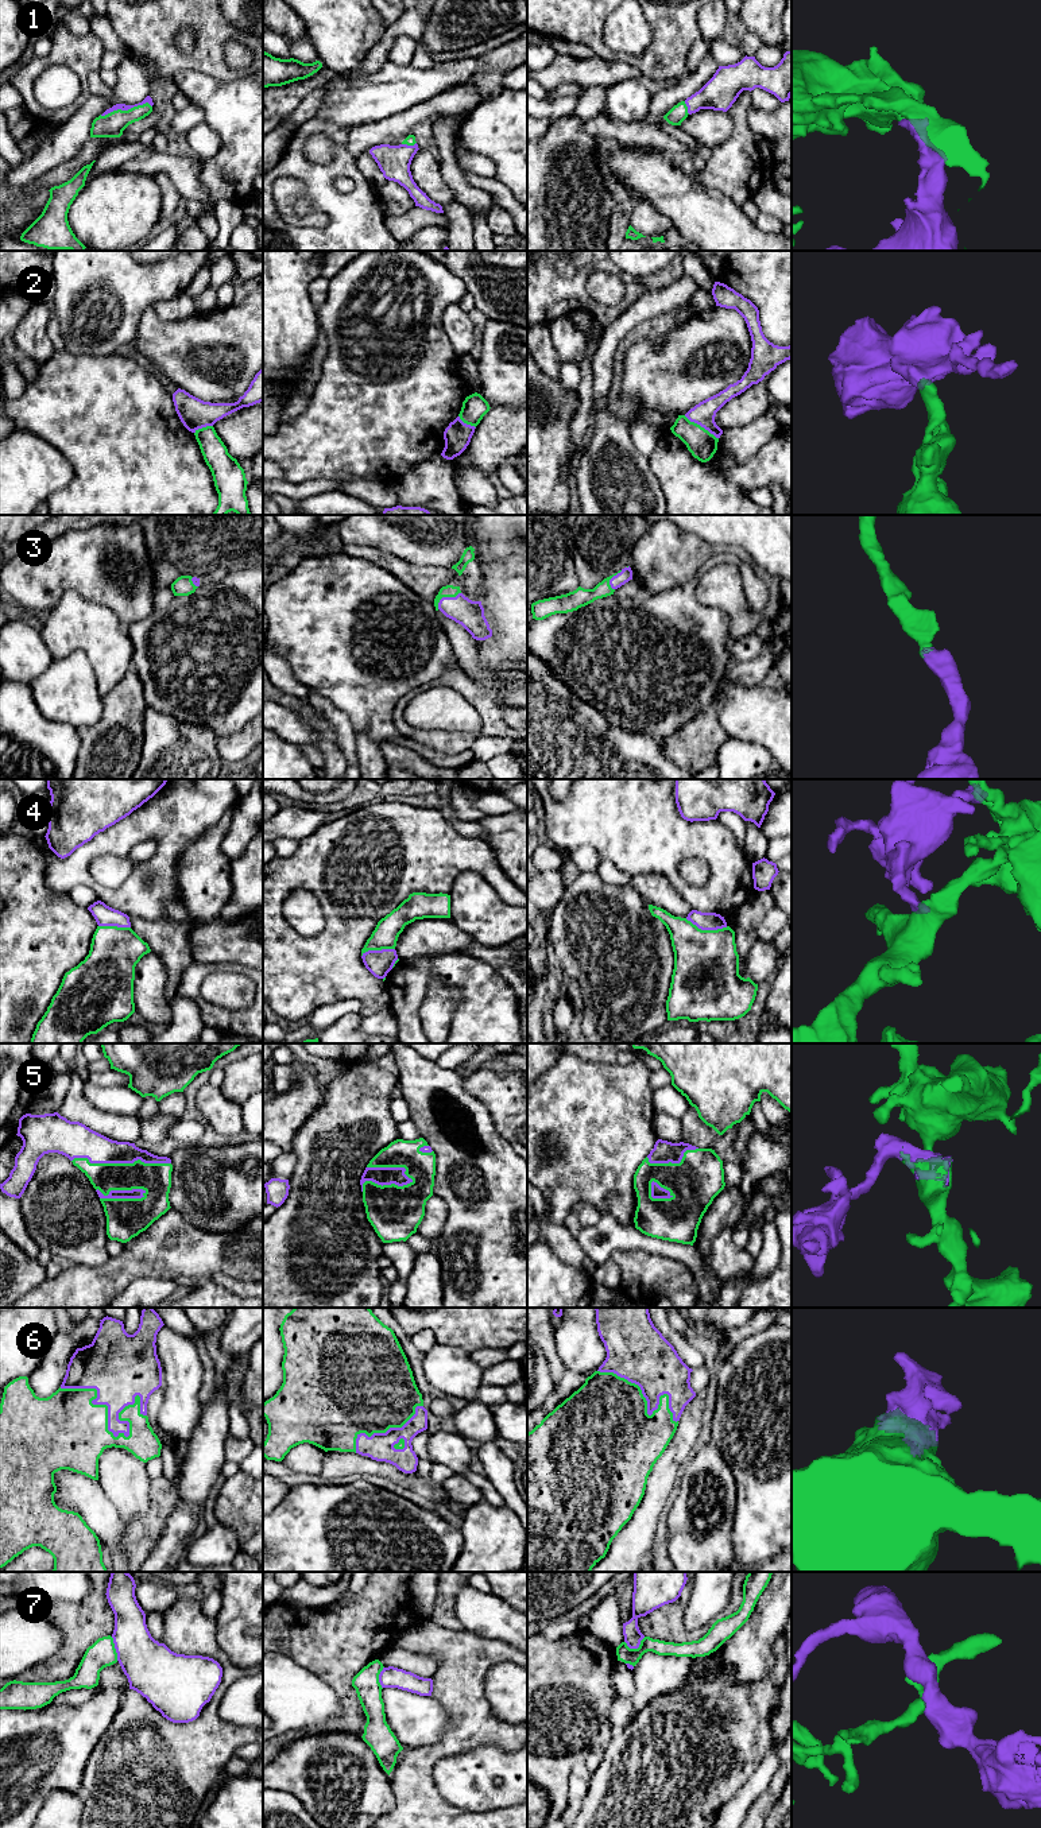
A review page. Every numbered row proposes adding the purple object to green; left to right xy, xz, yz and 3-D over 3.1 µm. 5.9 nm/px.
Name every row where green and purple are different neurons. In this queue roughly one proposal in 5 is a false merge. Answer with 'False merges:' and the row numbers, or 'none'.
False merges: 2, 4, 7

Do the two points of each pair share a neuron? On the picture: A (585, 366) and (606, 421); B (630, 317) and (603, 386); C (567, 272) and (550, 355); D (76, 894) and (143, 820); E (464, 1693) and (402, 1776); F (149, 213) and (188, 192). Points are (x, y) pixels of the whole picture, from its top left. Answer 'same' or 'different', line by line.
A: different
B: same
C: different
D: different
E: same
F: different

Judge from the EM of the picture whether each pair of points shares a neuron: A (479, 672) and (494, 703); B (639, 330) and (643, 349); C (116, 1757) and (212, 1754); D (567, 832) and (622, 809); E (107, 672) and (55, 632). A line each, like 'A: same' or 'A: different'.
A: different
B: different
C: same
D: same
E: same

